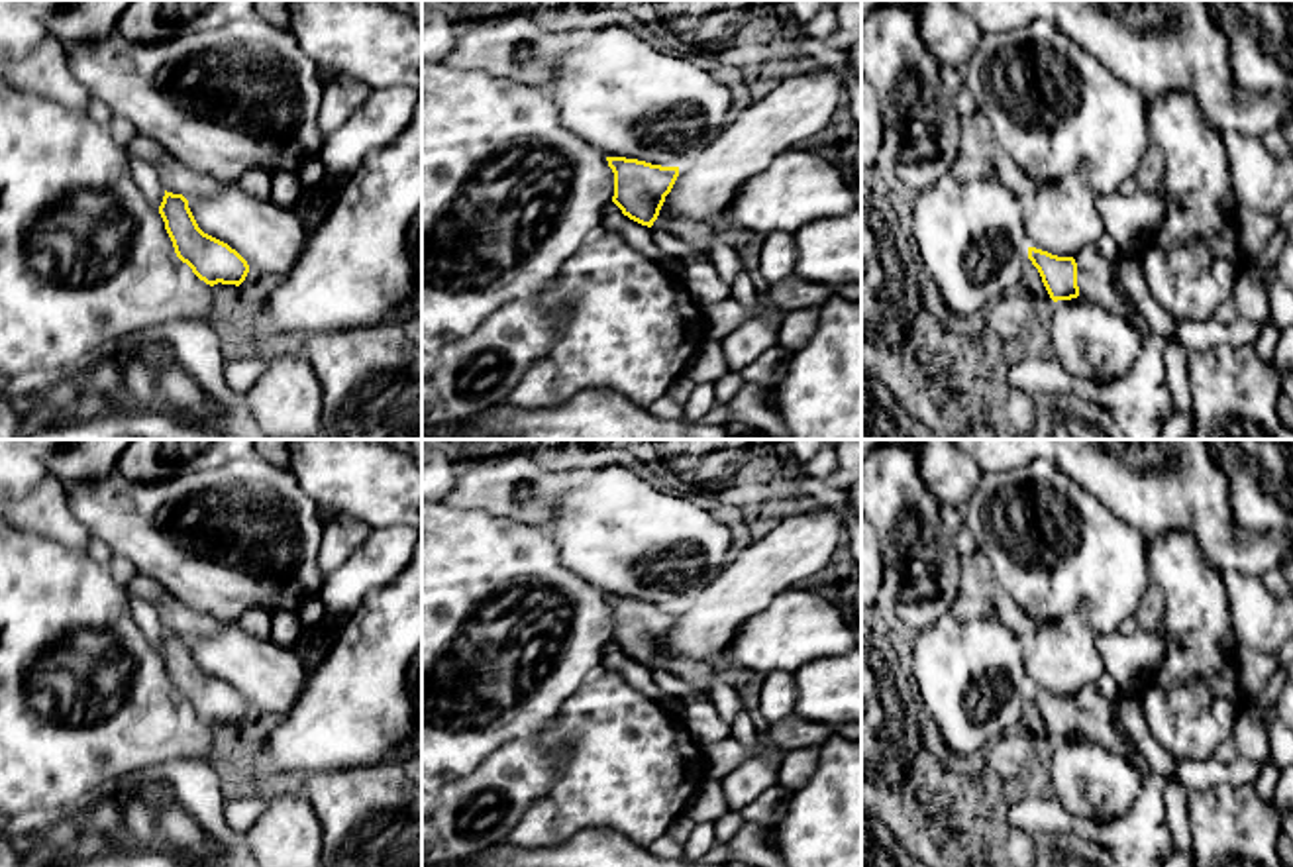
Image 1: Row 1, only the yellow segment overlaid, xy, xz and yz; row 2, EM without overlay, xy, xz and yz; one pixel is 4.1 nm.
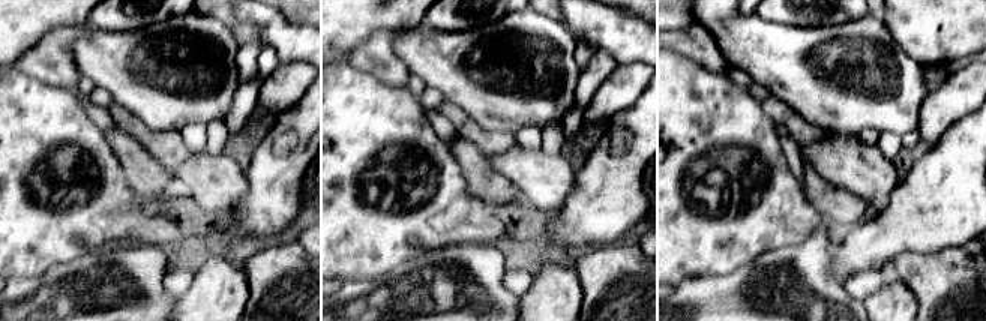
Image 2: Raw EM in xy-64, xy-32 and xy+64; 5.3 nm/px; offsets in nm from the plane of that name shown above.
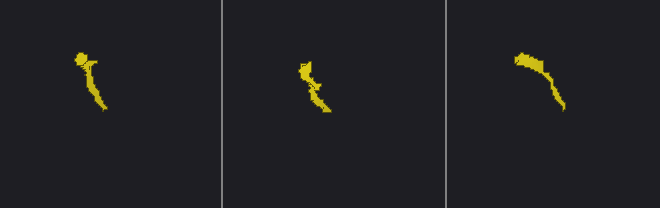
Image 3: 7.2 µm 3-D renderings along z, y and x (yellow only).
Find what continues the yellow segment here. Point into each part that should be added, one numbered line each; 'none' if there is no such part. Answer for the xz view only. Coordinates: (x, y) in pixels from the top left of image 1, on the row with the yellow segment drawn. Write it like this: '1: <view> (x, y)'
1: xz (699, 236)

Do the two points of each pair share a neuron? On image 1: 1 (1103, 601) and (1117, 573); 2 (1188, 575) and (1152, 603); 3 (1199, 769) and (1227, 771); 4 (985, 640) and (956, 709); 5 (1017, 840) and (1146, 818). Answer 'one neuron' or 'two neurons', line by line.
1: one neuron
2: two neurons
3: one neuron
4: one neuron
5: two neurons

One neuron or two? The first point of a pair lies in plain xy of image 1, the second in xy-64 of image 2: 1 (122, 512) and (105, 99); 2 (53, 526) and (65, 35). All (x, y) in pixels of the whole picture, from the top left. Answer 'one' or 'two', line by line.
1: two
2: one

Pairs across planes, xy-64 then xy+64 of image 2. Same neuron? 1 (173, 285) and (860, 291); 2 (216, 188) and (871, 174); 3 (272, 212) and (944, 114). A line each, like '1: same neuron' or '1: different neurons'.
1: same neuron
2: same neuron
3: different neurons

